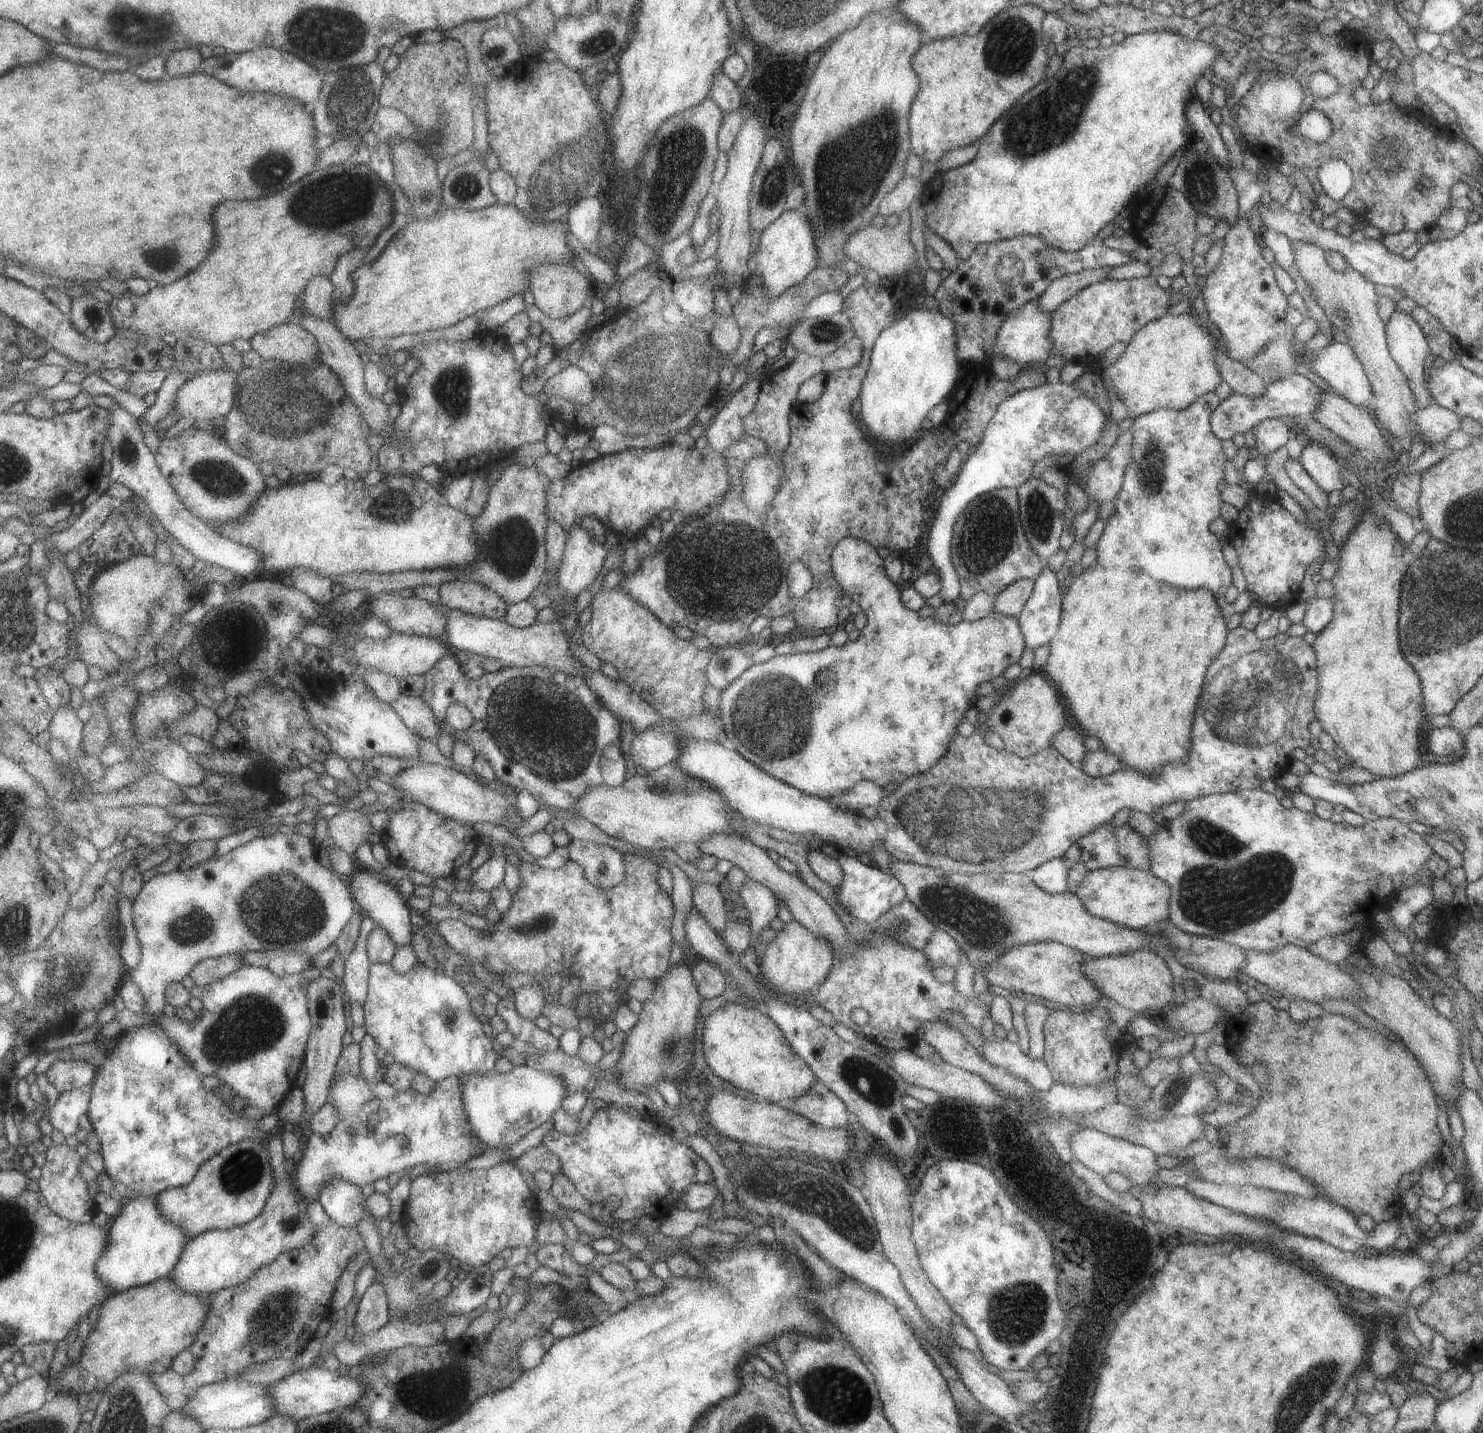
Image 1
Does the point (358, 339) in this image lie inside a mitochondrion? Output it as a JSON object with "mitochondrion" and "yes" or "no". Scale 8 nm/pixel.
{"mitochondrion":"no"}

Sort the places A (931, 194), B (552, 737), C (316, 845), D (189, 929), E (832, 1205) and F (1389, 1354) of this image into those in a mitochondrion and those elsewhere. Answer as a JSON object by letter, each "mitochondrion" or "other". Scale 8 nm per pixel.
{"A":"other","B":"mitochondrion","C":"other","D":"mitochondrion","E":"mitochondrion","F":"other"}

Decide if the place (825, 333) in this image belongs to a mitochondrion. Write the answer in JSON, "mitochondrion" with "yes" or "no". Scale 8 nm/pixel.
{"mitochondrion":"yes"}

